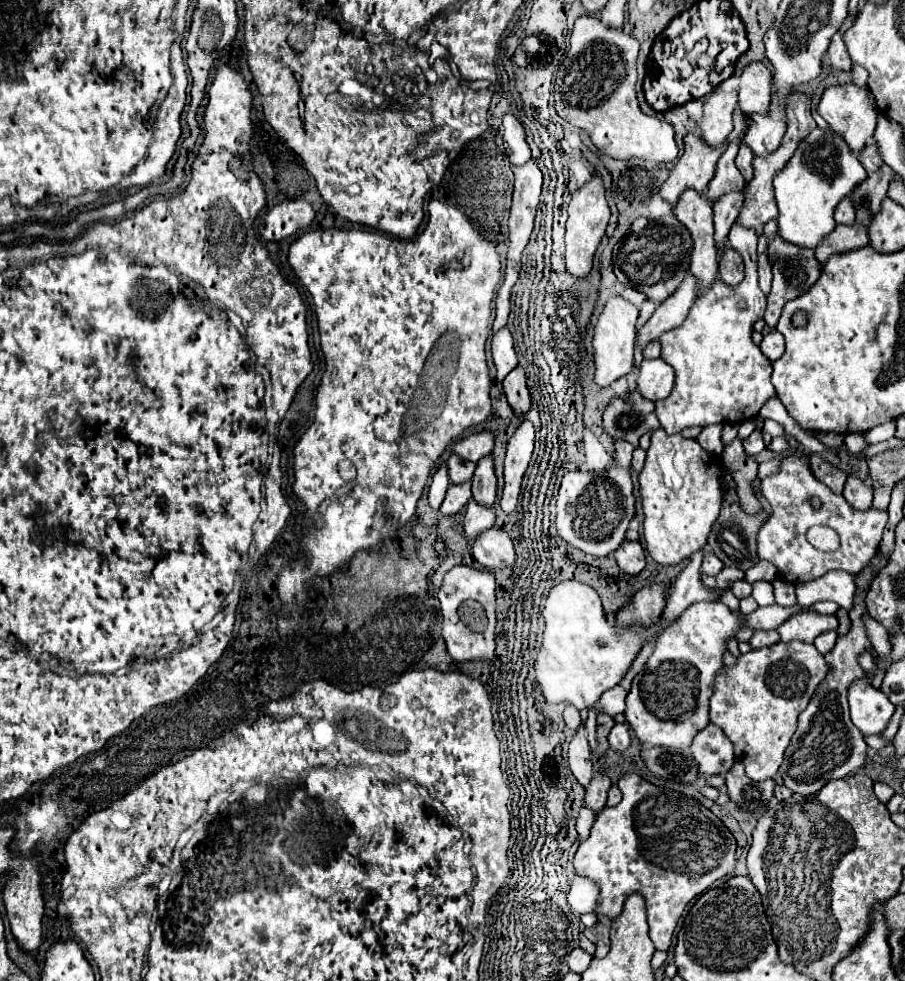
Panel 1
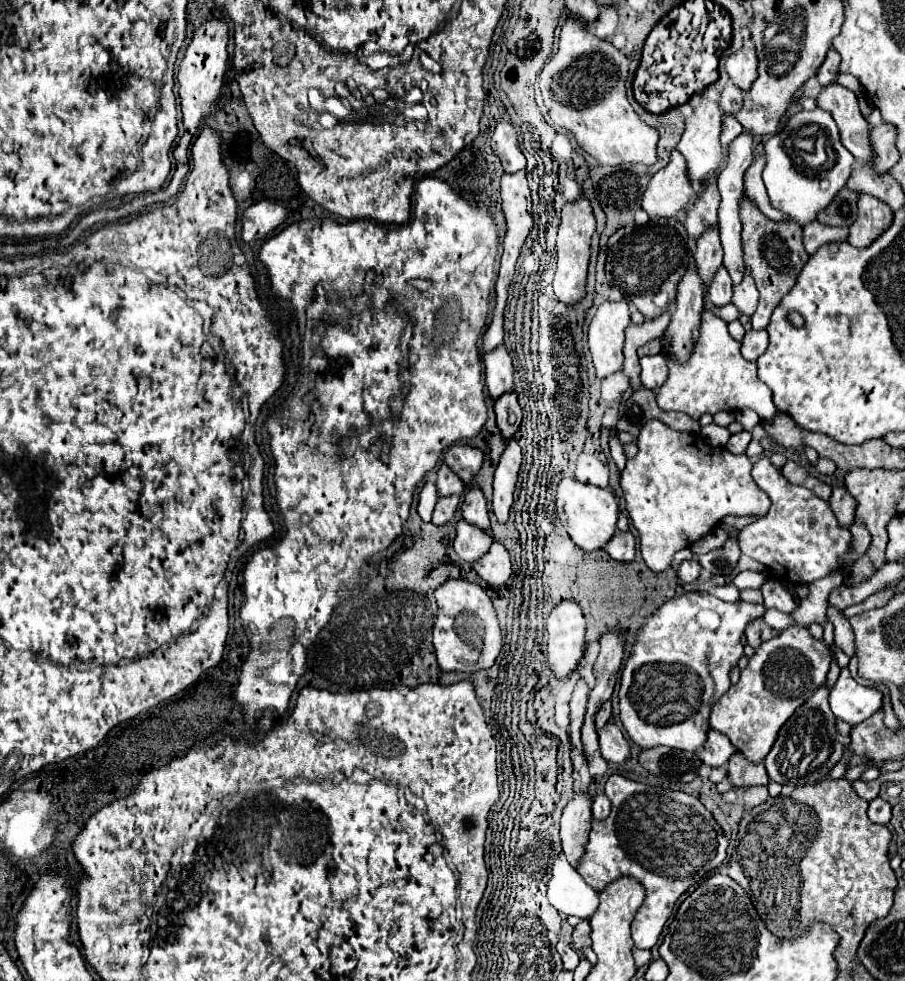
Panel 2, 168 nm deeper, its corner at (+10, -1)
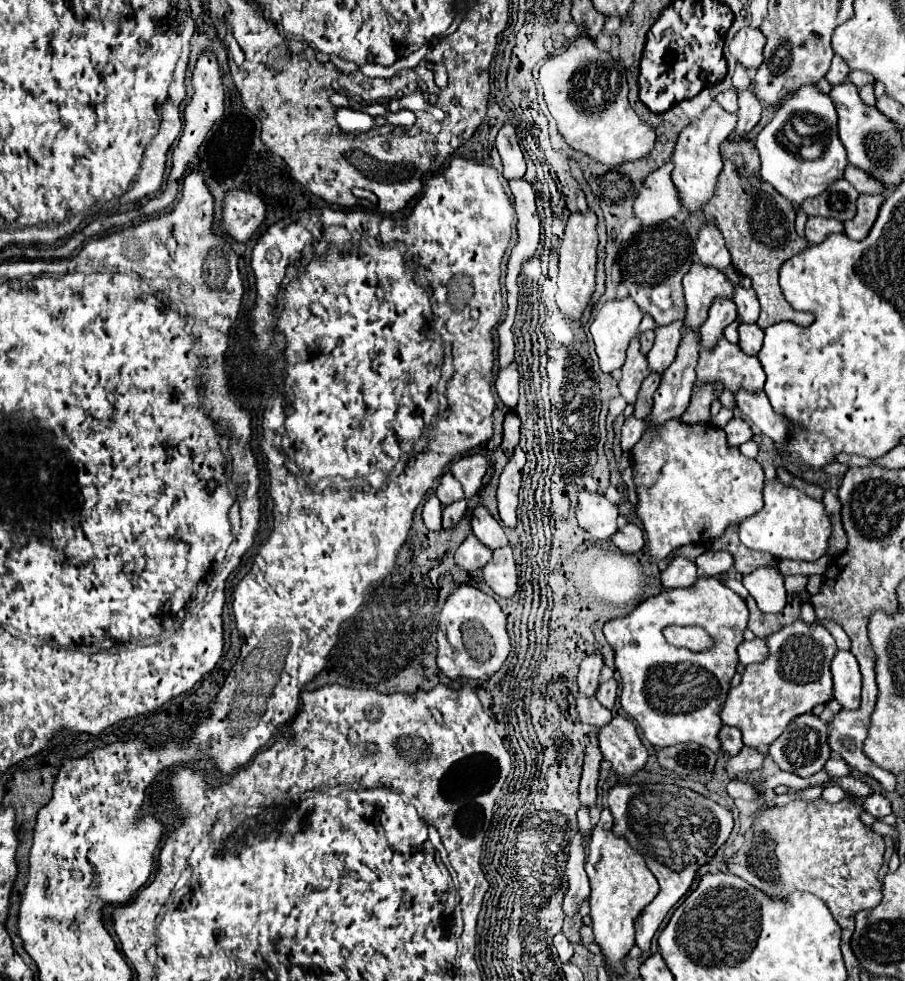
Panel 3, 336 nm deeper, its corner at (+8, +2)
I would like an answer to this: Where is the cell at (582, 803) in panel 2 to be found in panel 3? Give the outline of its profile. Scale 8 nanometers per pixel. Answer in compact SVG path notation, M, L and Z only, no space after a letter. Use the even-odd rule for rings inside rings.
M577 839L577 843L571 847L569 859L567 859L567 879L569 879L569 889L563 899L563 909L569 917L579 913L579 901L589 899L589 879L585 873L585 839Z

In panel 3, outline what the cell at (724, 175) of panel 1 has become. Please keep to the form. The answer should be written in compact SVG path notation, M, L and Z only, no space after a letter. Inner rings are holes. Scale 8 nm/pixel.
M707 223L699 231L699 239L695 243L695 249L697 249L695 253L703 265L715 267L719 271L723 271L723 269L727 269L727 265L731 265L731 257L729 257L729 251L725 247L721 233Z

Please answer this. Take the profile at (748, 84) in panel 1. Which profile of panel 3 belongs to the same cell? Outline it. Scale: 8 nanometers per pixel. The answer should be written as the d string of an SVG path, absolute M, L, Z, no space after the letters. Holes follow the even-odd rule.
M743 27L731 41L729 49L743 67L759 67L763 63L763 33L761 29Z

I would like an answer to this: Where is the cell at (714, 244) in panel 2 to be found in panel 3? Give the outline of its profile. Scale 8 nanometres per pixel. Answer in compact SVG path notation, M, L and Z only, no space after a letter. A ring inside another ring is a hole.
M691 265L689 273L683 277L685 287L685 301L687 301L687 317L685 329L699 331L701 325L707 321L709 307L715 299L733 299L733 283L727 277L705 265Z

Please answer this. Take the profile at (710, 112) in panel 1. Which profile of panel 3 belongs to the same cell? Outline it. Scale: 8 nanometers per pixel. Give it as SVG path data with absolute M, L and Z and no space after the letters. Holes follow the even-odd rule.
M711 103L709 109L703 111L703 115L687 125L677 143L675 143L675 151L673 151L673 185L679 193L679 201L685 207L685 211L689 215L703 211L703 205L715 195L715 187L717 187L717 177L721 173L723 161L721 161L721 153L719 153L719 145L733 133L737 123L737 113L727 113L719 103Z

